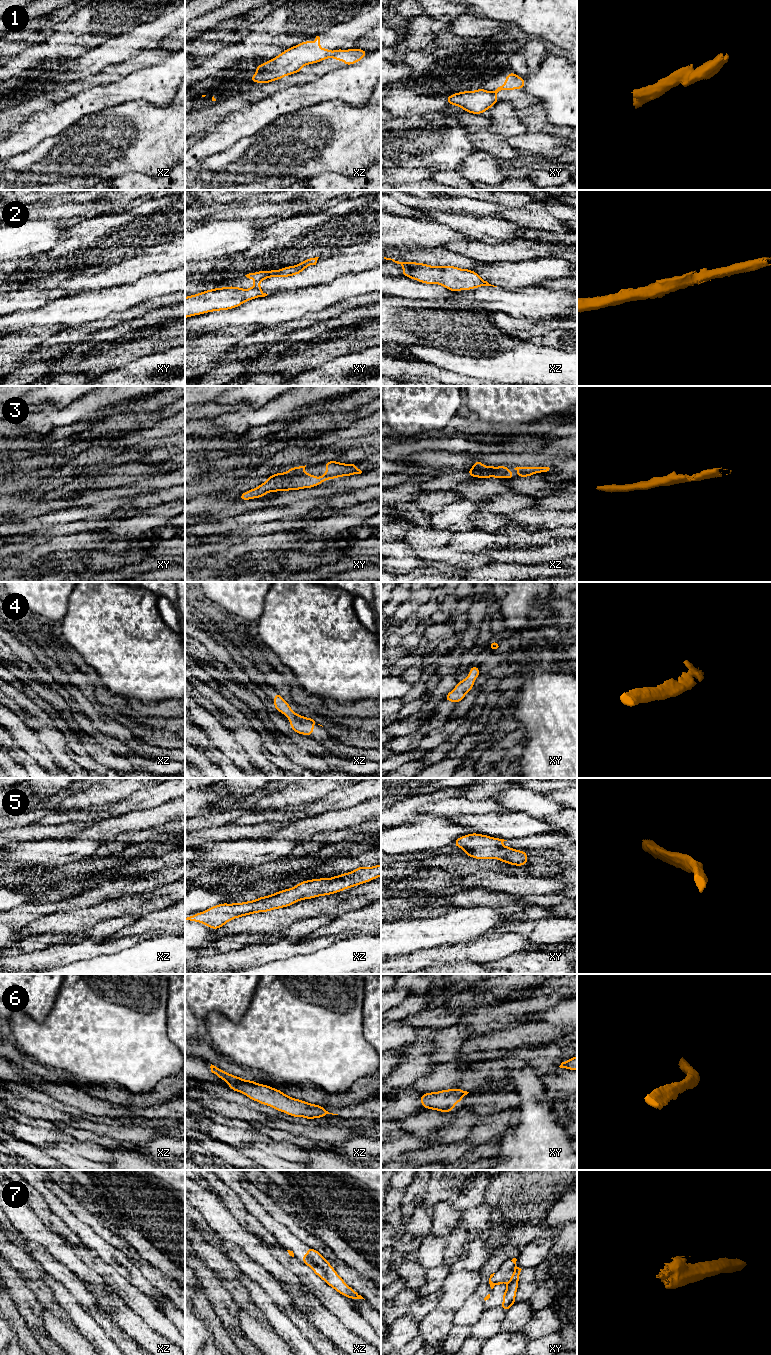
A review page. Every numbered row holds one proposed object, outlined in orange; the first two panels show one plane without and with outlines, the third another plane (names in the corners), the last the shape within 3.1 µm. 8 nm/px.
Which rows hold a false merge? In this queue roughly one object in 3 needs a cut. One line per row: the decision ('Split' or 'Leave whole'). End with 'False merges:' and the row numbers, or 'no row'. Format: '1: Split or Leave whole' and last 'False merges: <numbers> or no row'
1: Split
2: Leave whole
3: Leave whole
4: Leave whole
5: Leave whole
6: Leave whole
7: Leave whole
False merges: 1

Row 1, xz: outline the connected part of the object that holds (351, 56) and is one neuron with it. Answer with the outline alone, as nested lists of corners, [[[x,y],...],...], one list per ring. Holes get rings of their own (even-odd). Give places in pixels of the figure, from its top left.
[[[358,48],[348,50],[336,49],[325,59],[335,58],[337,61],[344,61],[345,66],[348,66],[359,62],[367,54],[367,51]]]

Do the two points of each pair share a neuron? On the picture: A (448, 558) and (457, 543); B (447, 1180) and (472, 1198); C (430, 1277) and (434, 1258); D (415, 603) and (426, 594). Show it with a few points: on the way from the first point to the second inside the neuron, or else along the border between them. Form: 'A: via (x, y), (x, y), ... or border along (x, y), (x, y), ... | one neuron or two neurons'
A: border along (444, 547), (456, 552) | two neurons
B: via (453, 1180), (467, 1192) | one neuron
C: border along (440, 1264), (427, 1269) | two neurons
D: via (418, 600), (423, 595) | one neuron

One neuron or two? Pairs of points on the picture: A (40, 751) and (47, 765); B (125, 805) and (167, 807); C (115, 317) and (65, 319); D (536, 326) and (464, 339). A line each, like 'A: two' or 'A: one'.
A: one
B: two
C: two
D: two

